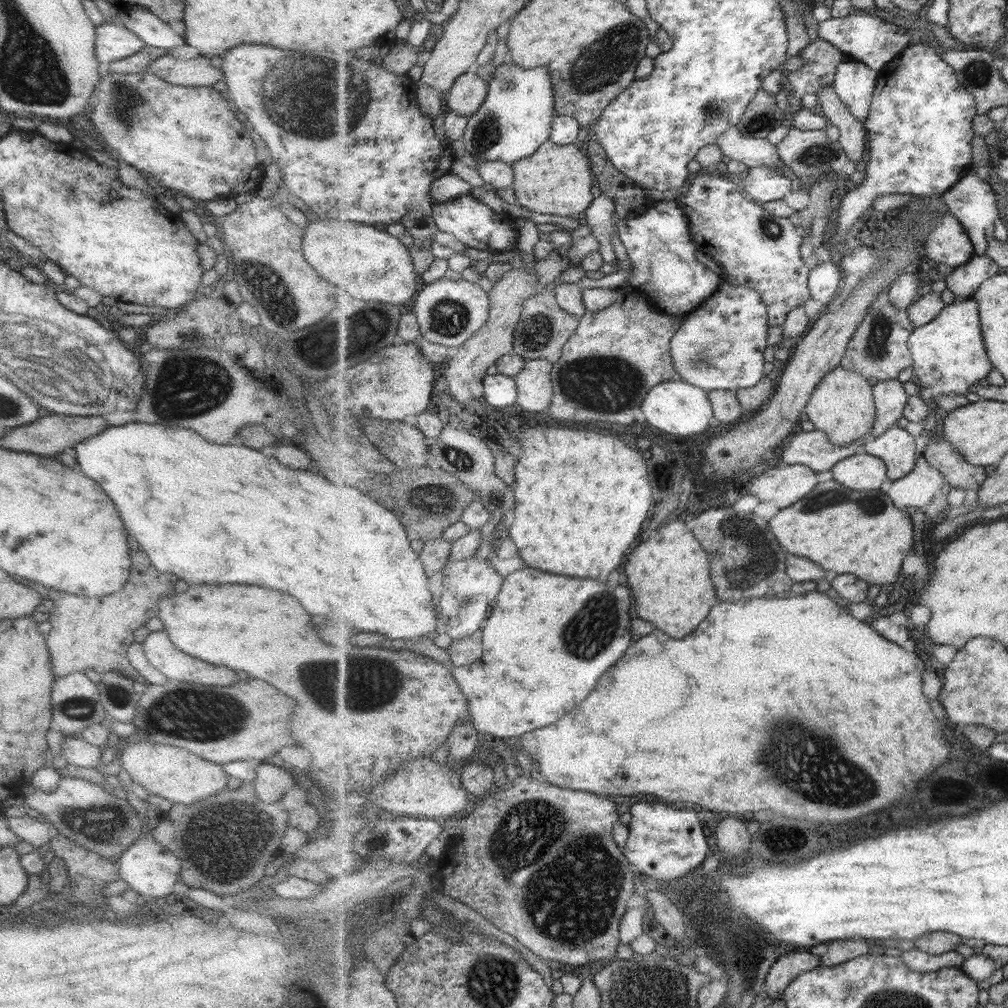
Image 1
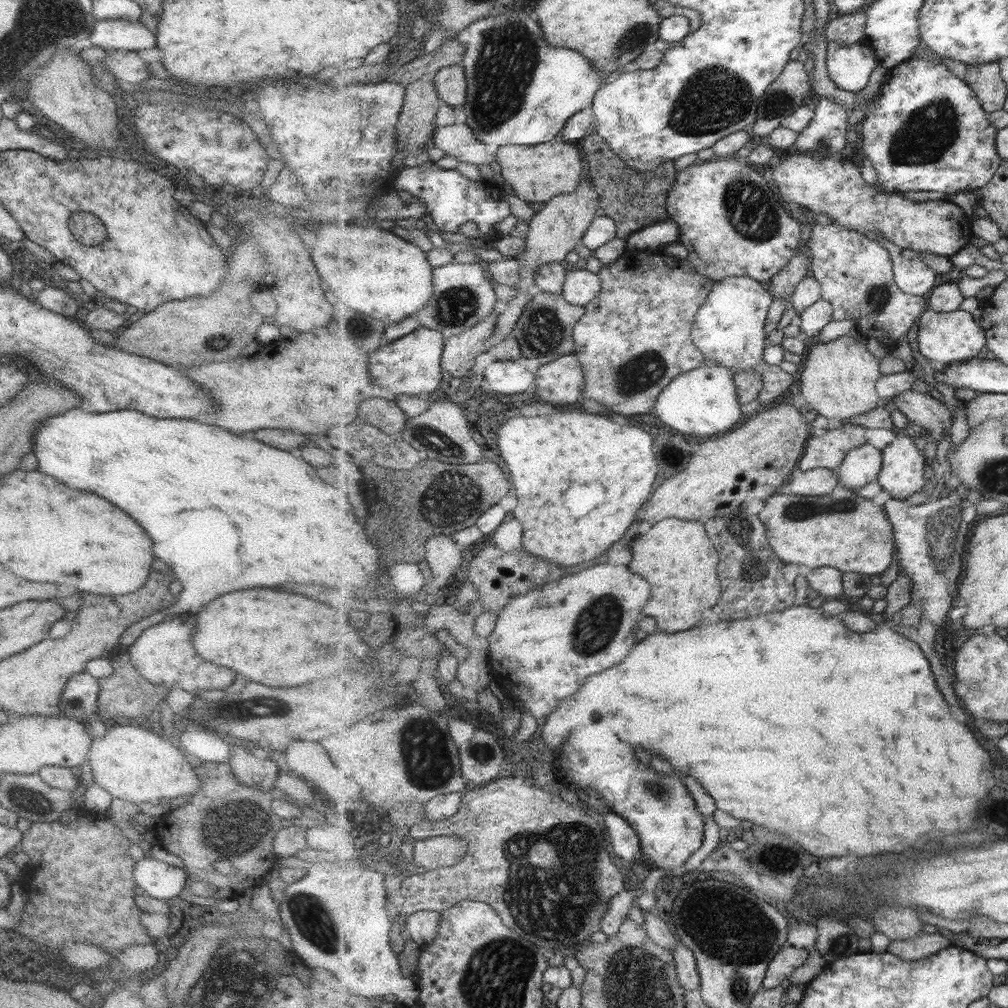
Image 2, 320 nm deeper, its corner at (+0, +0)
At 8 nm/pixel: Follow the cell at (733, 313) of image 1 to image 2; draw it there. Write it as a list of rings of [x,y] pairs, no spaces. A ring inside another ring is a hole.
[[[729,276],[717,281],[693,327],[694,343],[704,352],[705,360],[725,366],[735,374],[754,370],[764,360],[769,342],[765,327],[774,303],[772,295],[761,281],[751,277]]]

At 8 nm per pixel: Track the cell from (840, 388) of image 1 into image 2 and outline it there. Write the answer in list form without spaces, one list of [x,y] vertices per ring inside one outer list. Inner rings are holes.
[[[855,331],[827,343],[818,342],[808,350],[803,371],[797,374],[802,396],[831,423],[847,422],[855,415],[868,413],[879,406],[880,396],[876,389],[881,378],[879,362],[865,347],[864,338]]]

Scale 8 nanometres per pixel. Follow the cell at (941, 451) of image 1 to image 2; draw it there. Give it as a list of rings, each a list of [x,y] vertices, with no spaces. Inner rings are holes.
[[[913,389],[898,394],[893,401],[898,410],[911,420],[911,424],[921,425],[925,434],[933,436],[937,444],[943,434],[951,436],[954,416],[943,401]]]

